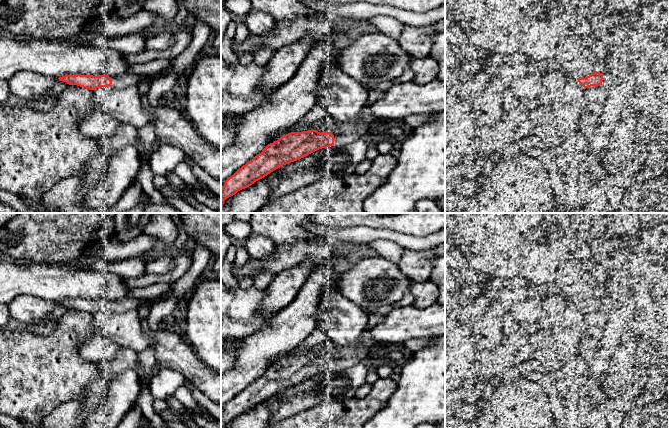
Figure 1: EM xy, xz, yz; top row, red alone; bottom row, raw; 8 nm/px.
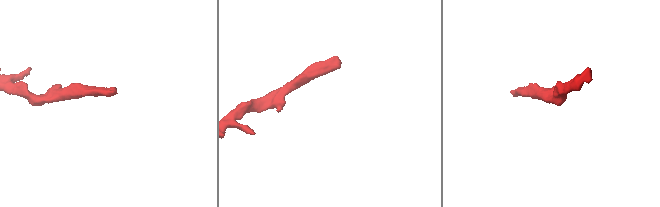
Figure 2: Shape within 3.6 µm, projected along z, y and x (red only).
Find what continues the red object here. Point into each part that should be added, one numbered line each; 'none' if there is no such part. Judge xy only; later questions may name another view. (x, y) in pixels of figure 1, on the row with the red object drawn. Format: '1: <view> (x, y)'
1: xy (127, 79)

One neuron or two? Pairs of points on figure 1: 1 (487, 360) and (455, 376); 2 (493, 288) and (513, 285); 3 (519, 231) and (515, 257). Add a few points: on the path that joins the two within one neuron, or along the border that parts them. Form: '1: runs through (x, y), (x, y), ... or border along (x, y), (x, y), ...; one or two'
1: border along (478, 350), (468, 371), (467, 378), (461, 387); two
2: runs through (498, 288), (508, 289); one
3: border along (519, 246), (495, 254); two

